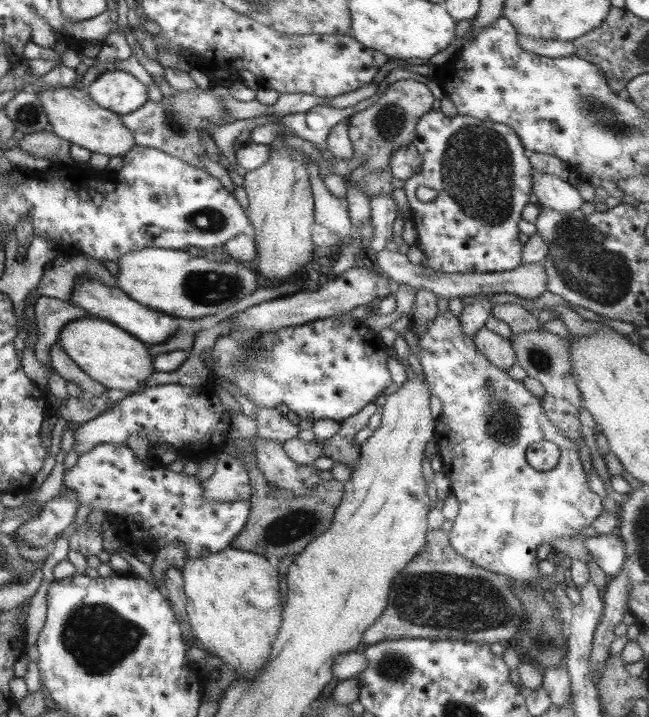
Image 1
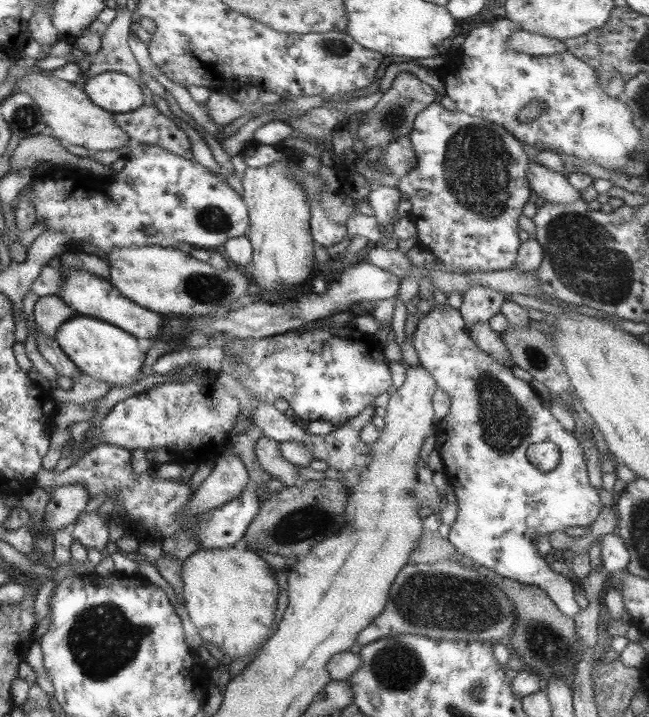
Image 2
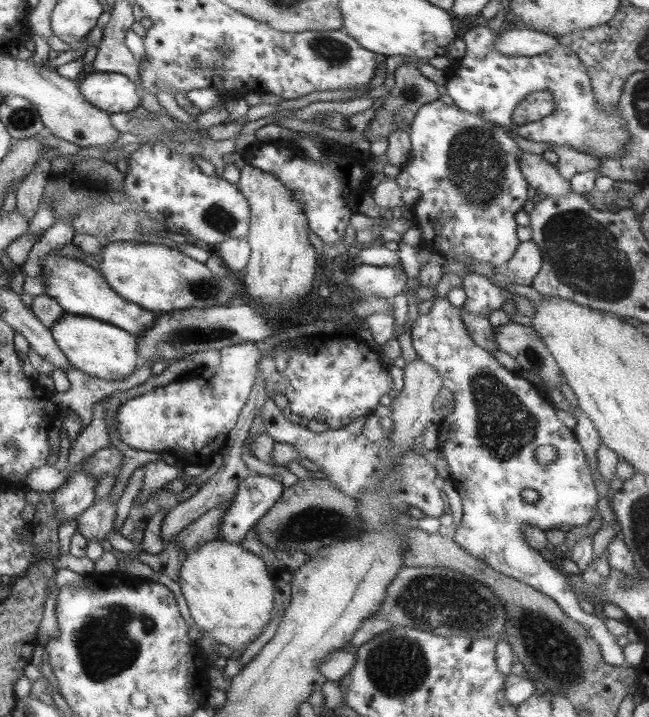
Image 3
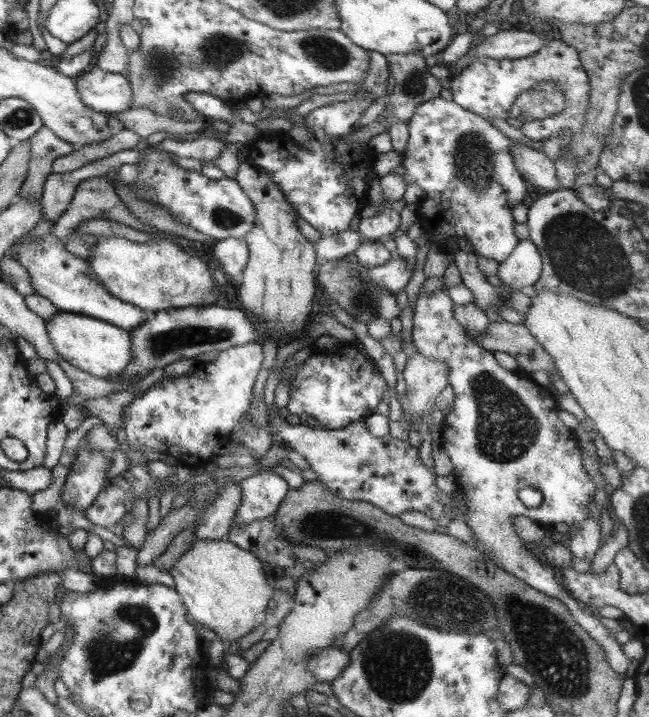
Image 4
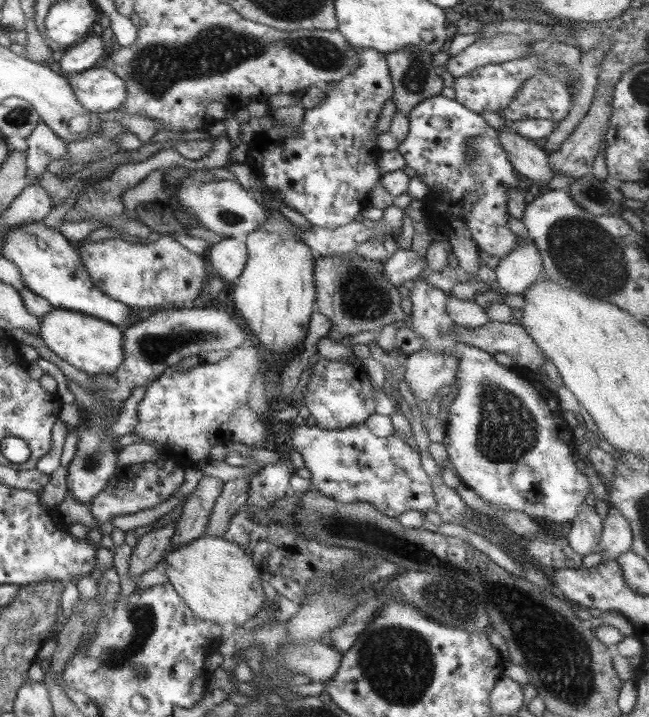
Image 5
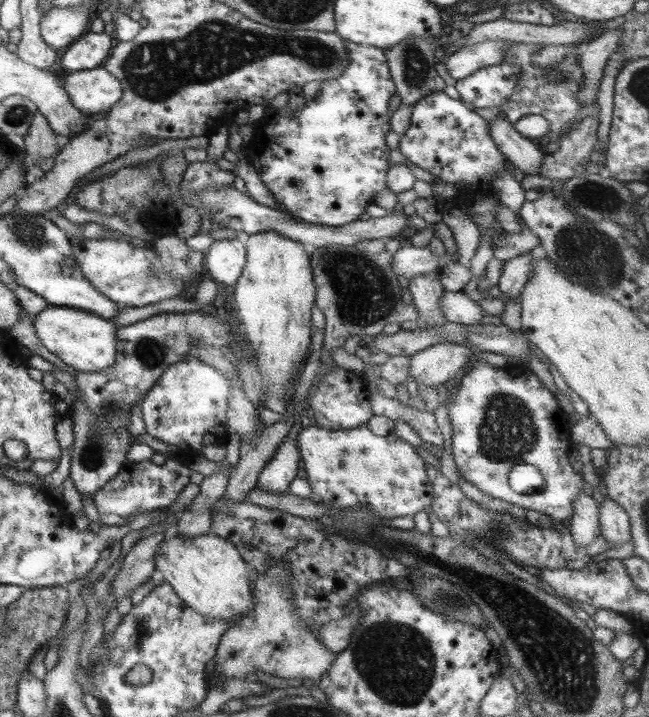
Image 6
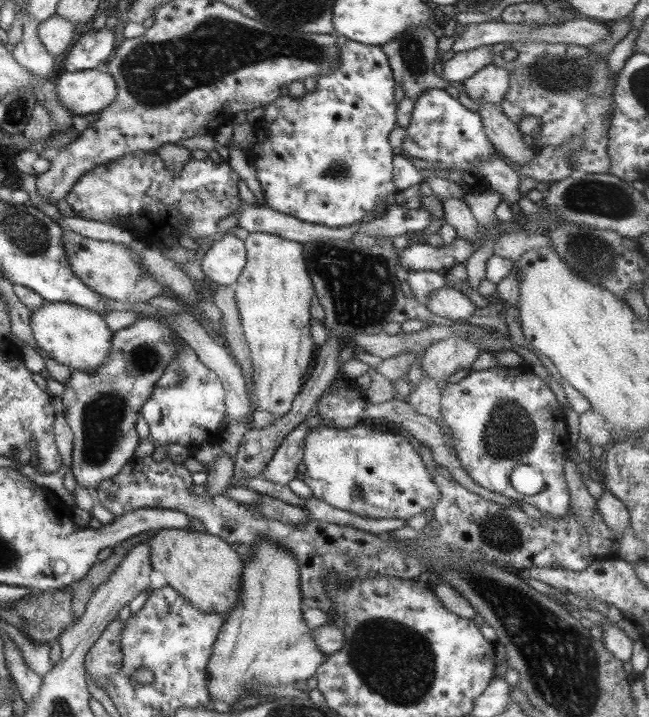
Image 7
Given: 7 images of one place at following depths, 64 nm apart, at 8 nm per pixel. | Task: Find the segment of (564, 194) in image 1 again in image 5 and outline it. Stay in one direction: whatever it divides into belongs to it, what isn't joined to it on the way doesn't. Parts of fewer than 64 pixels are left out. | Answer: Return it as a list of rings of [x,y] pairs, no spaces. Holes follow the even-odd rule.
[[[513,131],[497,132],[501,148],[506,152],[513,169],[533,183],[547,185],[554,174],[547,164],[546,152],[540,144],[525,139]]]

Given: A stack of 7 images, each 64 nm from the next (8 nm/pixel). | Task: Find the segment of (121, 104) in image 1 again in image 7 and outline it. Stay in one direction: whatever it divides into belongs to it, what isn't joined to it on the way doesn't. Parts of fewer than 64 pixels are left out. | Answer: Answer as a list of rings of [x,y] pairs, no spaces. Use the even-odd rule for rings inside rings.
[[[97,69],[65,71],[55,86],[59,102],[81,117],[101,112],[117,96],[113,77]]]

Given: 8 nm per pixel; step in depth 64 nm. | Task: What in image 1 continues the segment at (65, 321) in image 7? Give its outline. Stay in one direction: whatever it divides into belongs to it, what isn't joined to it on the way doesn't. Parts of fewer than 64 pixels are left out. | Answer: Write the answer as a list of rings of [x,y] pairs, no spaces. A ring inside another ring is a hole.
[[[95,318],[71,320],[60,329],[58,340],[65,355],[106,390],[121,390],[125,393],[141,391],[143,388],[139,387],[154,372],[149,346],[146,348],[140,340],[107,321]]]

